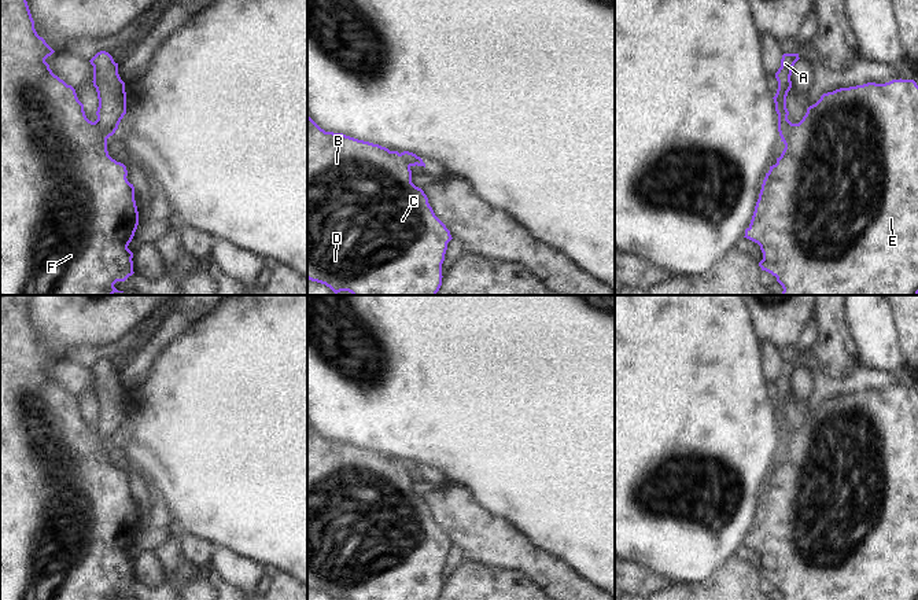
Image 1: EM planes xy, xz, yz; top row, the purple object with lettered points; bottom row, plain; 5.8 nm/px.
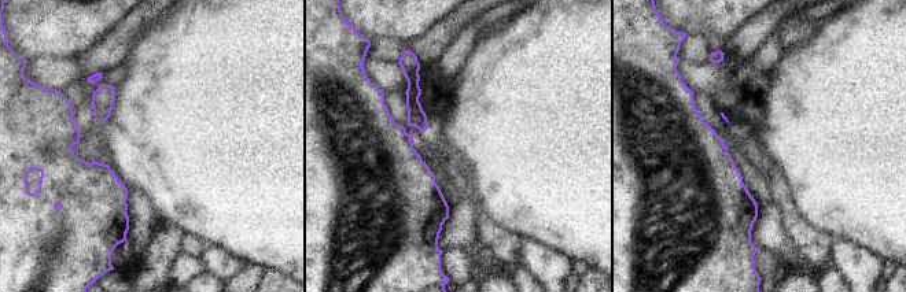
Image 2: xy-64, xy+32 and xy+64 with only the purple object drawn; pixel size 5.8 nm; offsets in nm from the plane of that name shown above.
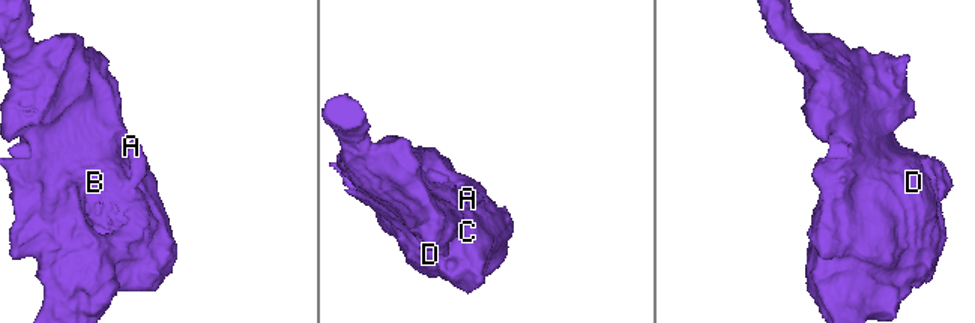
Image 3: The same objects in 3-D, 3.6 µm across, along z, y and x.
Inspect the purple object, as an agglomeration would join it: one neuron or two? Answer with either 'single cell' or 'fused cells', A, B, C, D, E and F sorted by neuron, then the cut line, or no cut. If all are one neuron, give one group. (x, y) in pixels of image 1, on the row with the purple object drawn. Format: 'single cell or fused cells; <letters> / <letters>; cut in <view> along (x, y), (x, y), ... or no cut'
fused cells; A / B C D E F; cut in xy along (93, 122), (98, 133), (106, 139)

